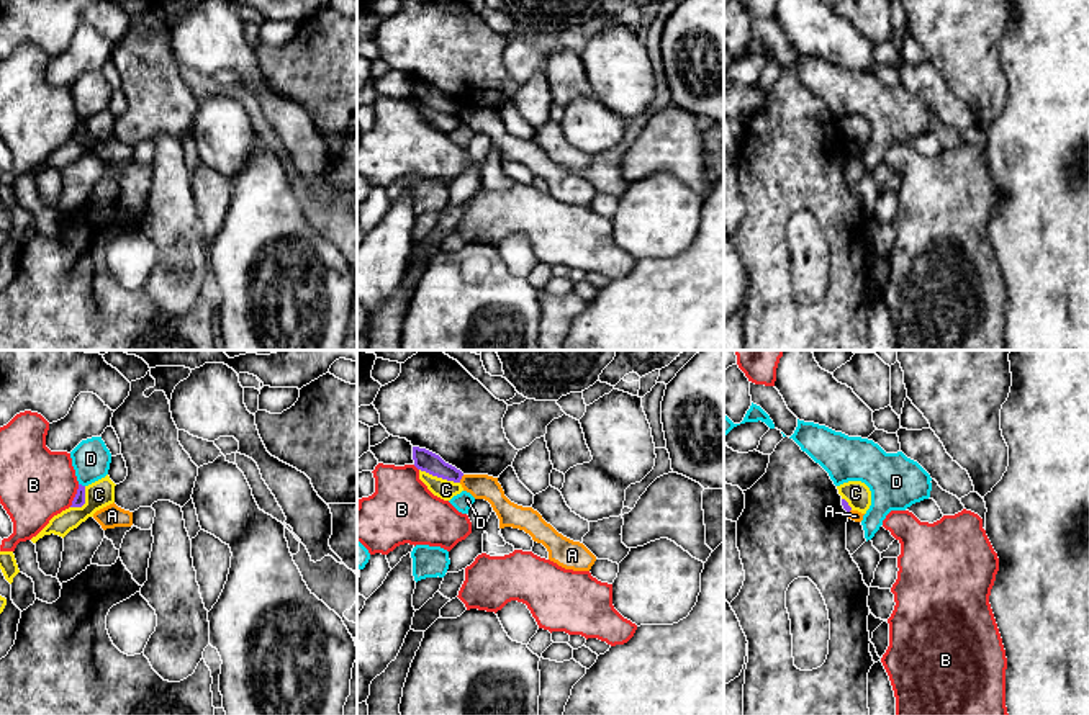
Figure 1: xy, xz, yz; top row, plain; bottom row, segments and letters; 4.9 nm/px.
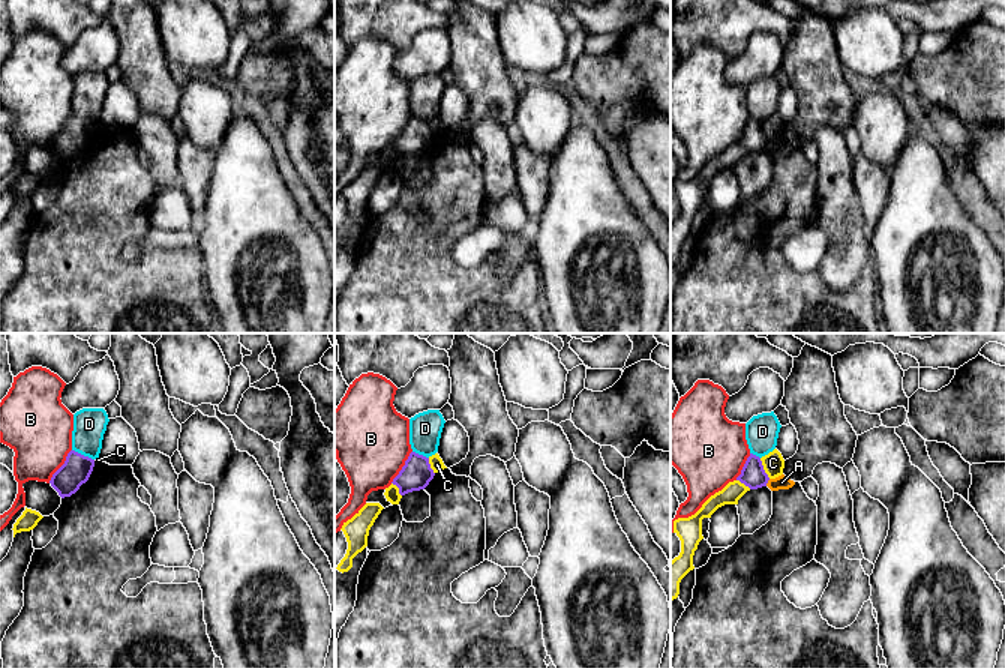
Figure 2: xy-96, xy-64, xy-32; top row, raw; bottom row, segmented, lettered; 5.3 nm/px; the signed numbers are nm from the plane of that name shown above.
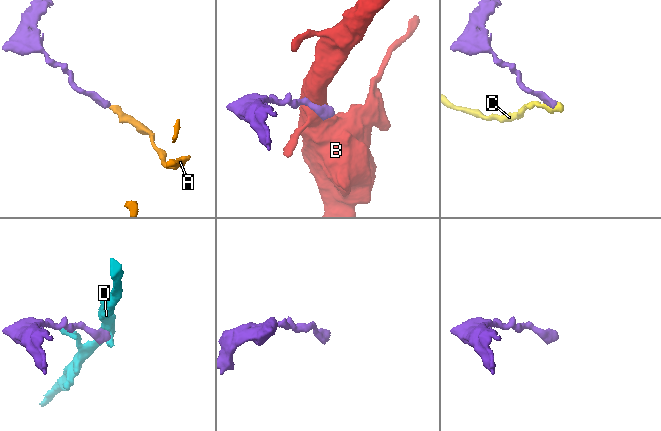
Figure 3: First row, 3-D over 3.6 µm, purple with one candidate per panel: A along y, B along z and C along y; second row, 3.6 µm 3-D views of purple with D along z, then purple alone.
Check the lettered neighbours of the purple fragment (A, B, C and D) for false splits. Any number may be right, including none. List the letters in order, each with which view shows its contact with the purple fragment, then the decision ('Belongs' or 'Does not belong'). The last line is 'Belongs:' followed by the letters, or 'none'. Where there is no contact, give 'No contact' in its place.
A: Touches purple in xz. Does not belong
B: Touches purple in xy. Does not belong
C: Touches purple in xz. Does not belong
D: Touches purple in xy. Does not belong
Belongs: none

